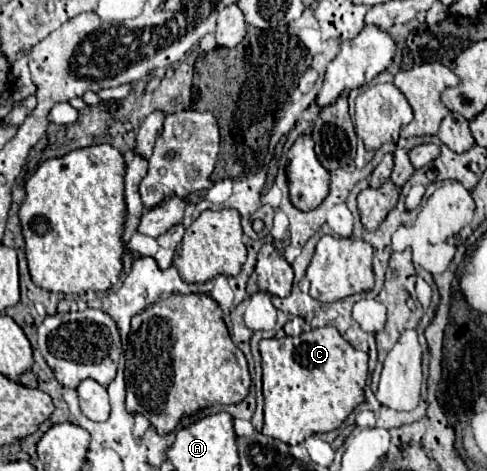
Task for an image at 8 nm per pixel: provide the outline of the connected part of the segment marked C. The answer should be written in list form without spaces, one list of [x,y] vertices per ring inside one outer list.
[[[334,326],[316,328],[298,338],[270,338],[260,342],[264,370],[264,428],[262,434],[290,446],[318,432],[338,428],[364,402],[368,354],[350,346]]]

